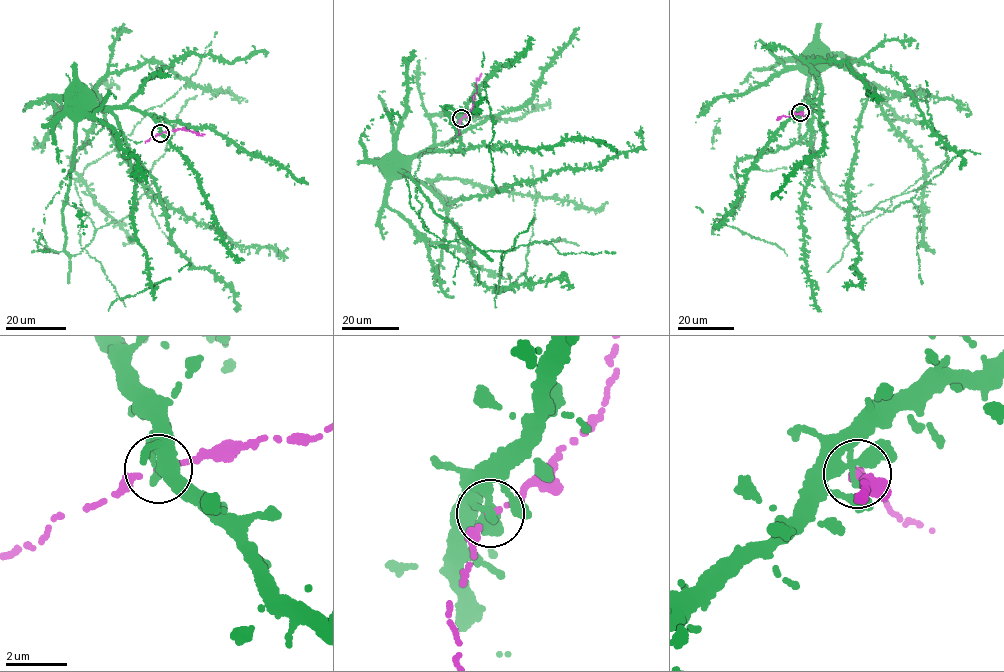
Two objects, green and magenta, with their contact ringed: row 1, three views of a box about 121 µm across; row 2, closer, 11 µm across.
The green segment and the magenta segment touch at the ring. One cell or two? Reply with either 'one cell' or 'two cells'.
one cell

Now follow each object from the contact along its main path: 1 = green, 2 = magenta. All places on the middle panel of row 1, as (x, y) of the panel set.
1: (462, 118), (454, 136), (416, 153), (399, 171), (387, 171), (384, 168), (386, 164)
2: (462, 118), (473, 105), (475, 81), (481, 72)

